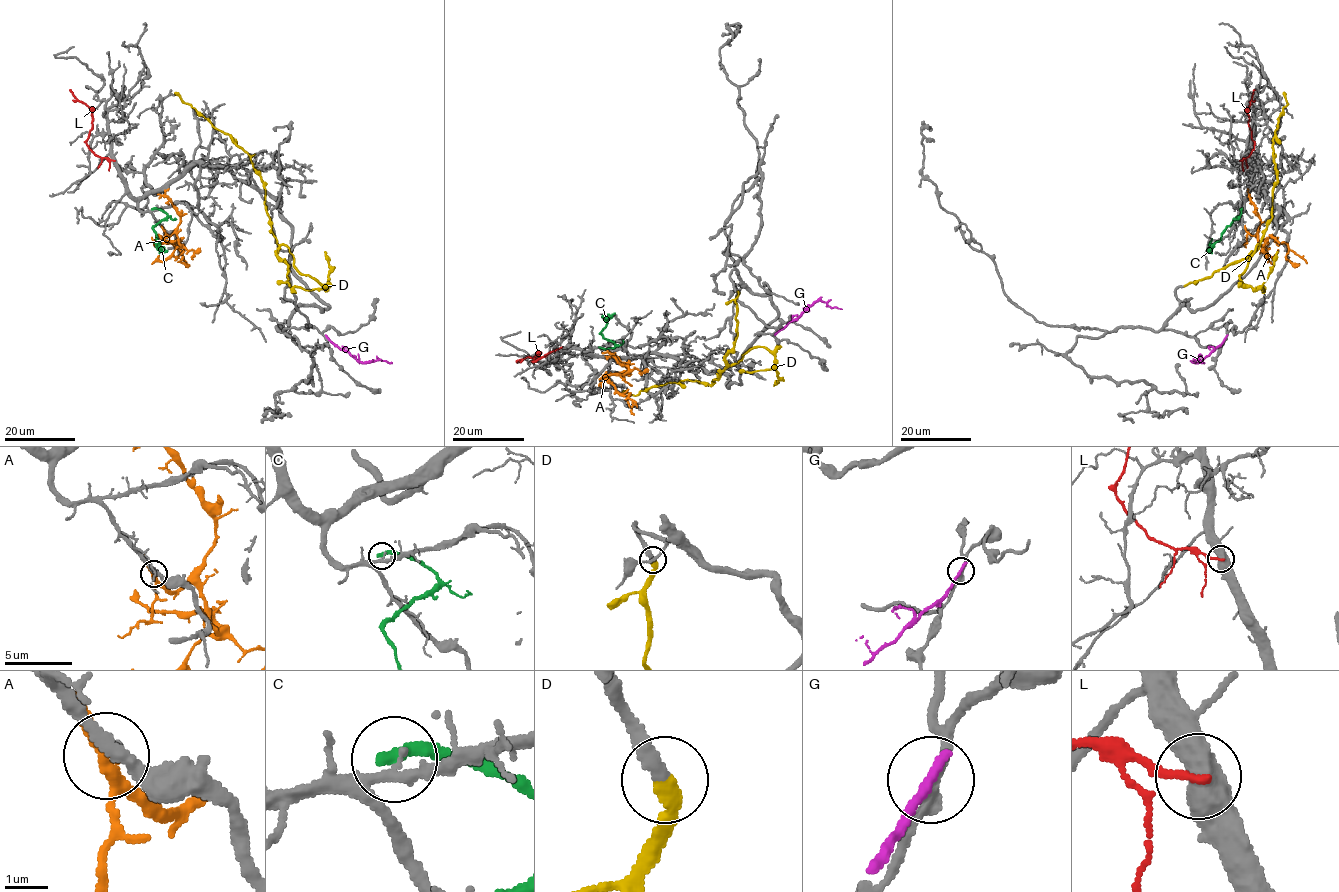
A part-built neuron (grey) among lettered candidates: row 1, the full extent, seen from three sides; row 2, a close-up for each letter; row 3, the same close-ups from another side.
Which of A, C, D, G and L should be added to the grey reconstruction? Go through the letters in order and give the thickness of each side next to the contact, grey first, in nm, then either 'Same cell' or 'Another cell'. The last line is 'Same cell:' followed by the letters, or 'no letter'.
A: Thickness 160 nm (grey) against 240 nm. Another cell
C: Thickness 240 nm (grey) against 300 nm. Another cell
D: Thickness 280 nm (grey) against 280 nm. Same cell
G: Thickness 280 nm (grey) against 280 nm. Another cell
L: Thickness 550 nm (grey) against 200 nm. Another cell
Same cell: D

